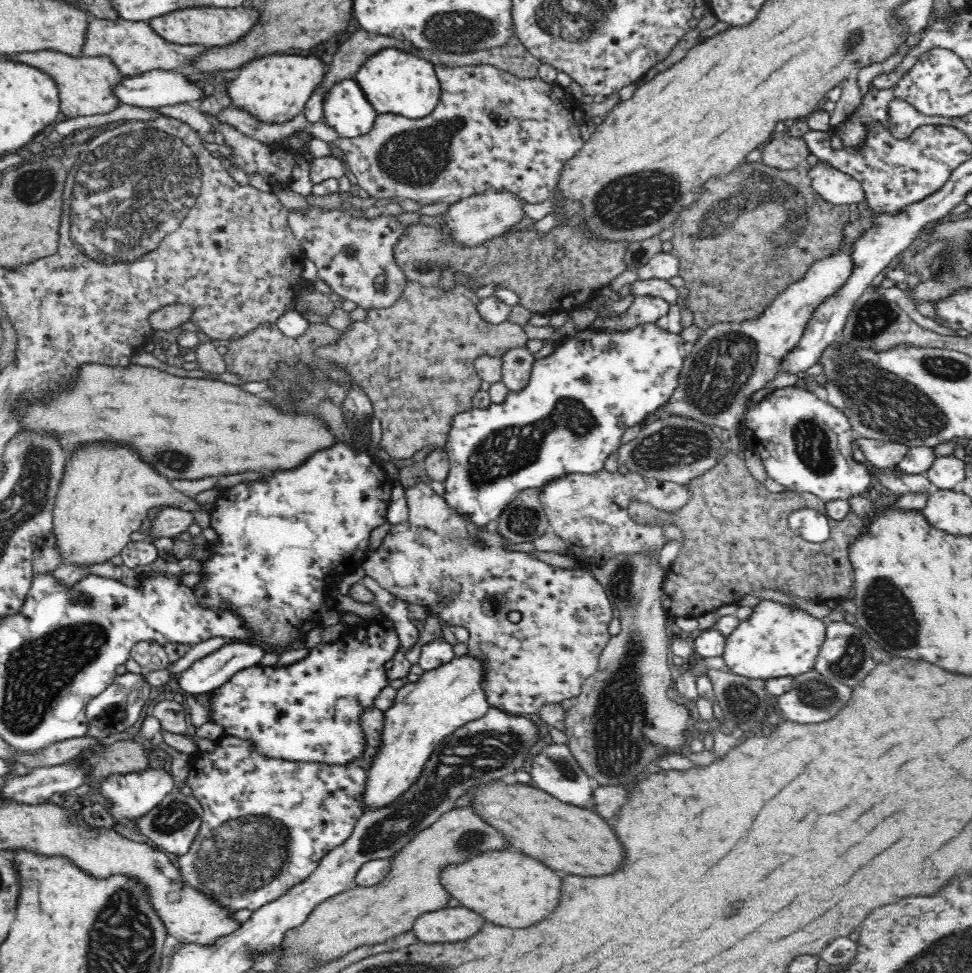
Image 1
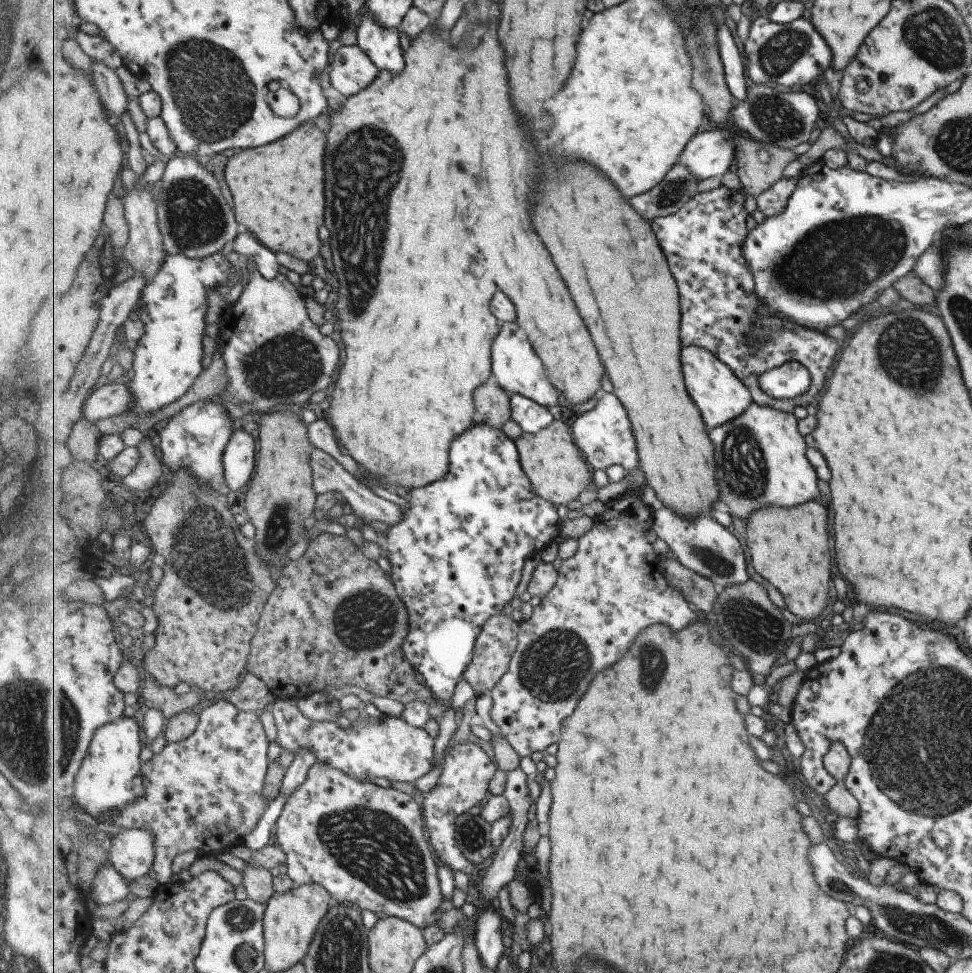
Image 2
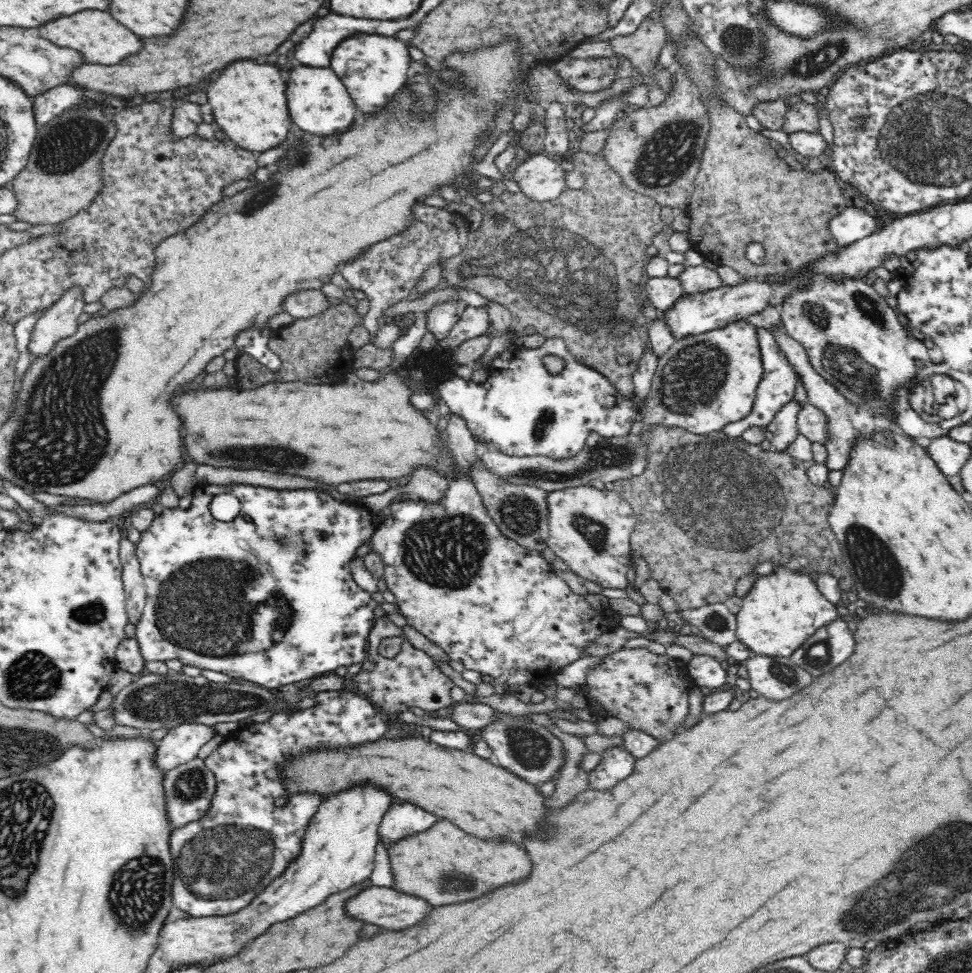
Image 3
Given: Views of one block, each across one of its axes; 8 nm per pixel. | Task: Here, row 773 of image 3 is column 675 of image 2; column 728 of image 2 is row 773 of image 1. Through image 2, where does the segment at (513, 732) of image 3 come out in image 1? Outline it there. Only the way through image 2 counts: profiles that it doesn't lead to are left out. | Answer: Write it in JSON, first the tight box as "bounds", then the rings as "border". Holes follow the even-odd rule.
{"bounds":[530,741,598,808],"border":[[[550,741],[546,743],[546,746],[541,745],[538,754],[532,756],[530,760],[530,778],[535,787],[554,795],[562,802],[570,802],[570,804],[586,806],[586,808],[593,806],[592,791],[598,786],[598,783],[582,769],[566,744]]]}

